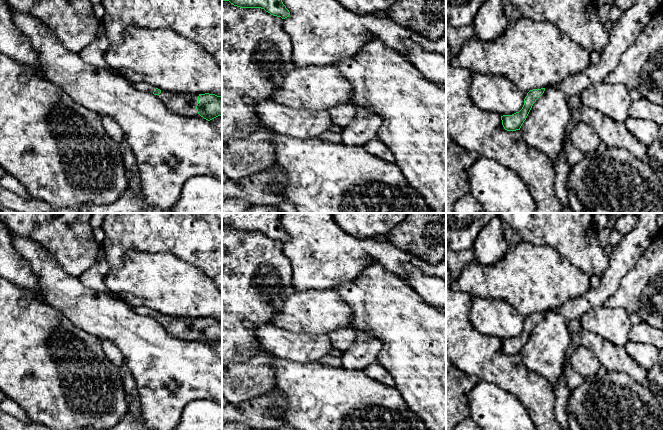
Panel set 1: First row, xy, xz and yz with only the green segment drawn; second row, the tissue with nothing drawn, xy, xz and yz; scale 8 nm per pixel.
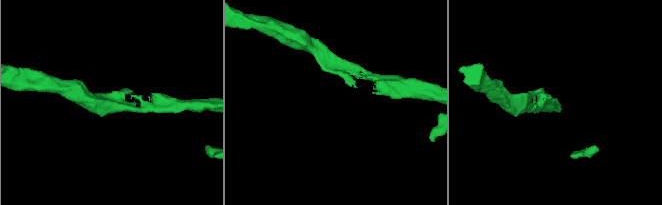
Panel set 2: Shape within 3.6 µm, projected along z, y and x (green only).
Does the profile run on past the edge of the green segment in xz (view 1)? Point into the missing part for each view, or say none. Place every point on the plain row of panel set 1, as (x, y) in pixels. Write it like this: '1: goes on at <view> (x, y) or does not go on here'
1: does not go on here

